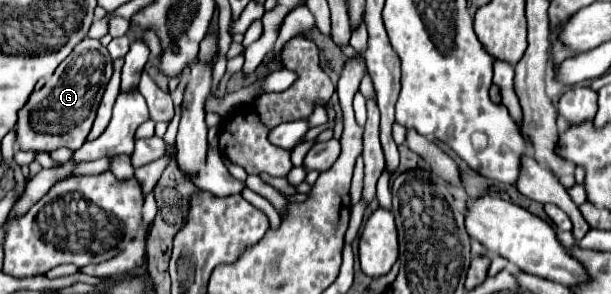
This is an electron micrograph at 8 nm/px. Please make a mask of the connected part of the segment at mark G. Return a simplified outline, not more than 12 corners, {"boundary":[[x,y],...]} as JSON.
{"boundary":[[84,38],[18,112],[16,148],[78,150],[112,58]]}

